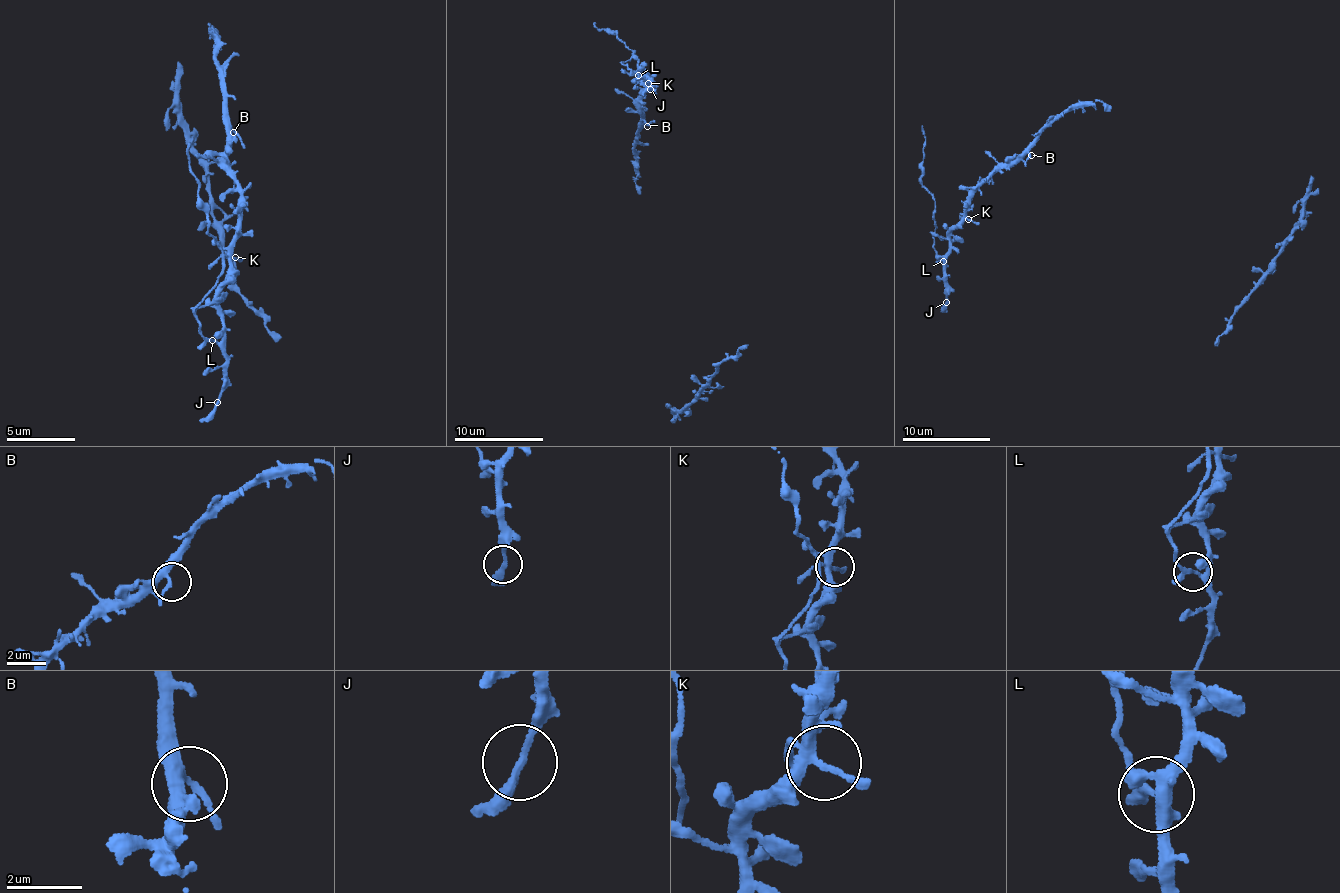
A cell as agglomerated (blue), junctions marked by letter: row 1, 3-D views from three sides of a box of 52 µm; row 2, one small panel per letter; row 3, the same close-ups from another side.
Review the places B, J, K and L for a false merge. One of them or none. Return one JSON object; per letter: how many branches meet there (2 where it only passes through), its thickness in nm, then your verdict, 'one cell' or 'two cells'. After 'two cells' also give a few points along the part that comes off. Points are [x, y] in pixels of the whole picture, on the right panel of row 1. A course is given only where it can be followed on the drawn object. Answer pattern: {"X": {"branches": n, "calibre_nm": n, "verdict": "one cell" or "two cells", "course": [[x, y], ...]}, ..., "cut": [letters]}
{"B": {"branches": 3, "calibre_nm": 220, "verdict": "one cell"}, "J": {"branches": 2, "calibre_nm": 240, "verdict": "one cell"}, "K": {"branches": 4, "calibre_nm": 220, "verdict": "one cell"}, "L": {"branches": 4, "calibre_nm": 240, "verdict": "two cells", "course": [[943, 261], [933, 249], [935, 199], [920, 180], [925, 146], [922, 126]]}, "cut": ["L"]}

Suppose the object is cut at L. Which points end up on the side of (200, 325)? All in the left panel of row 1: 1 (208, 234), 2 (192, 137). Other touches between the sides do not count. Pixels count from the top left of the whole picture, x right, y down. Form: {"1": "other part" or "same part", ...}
{"1": "same part", "2": "other part"}

